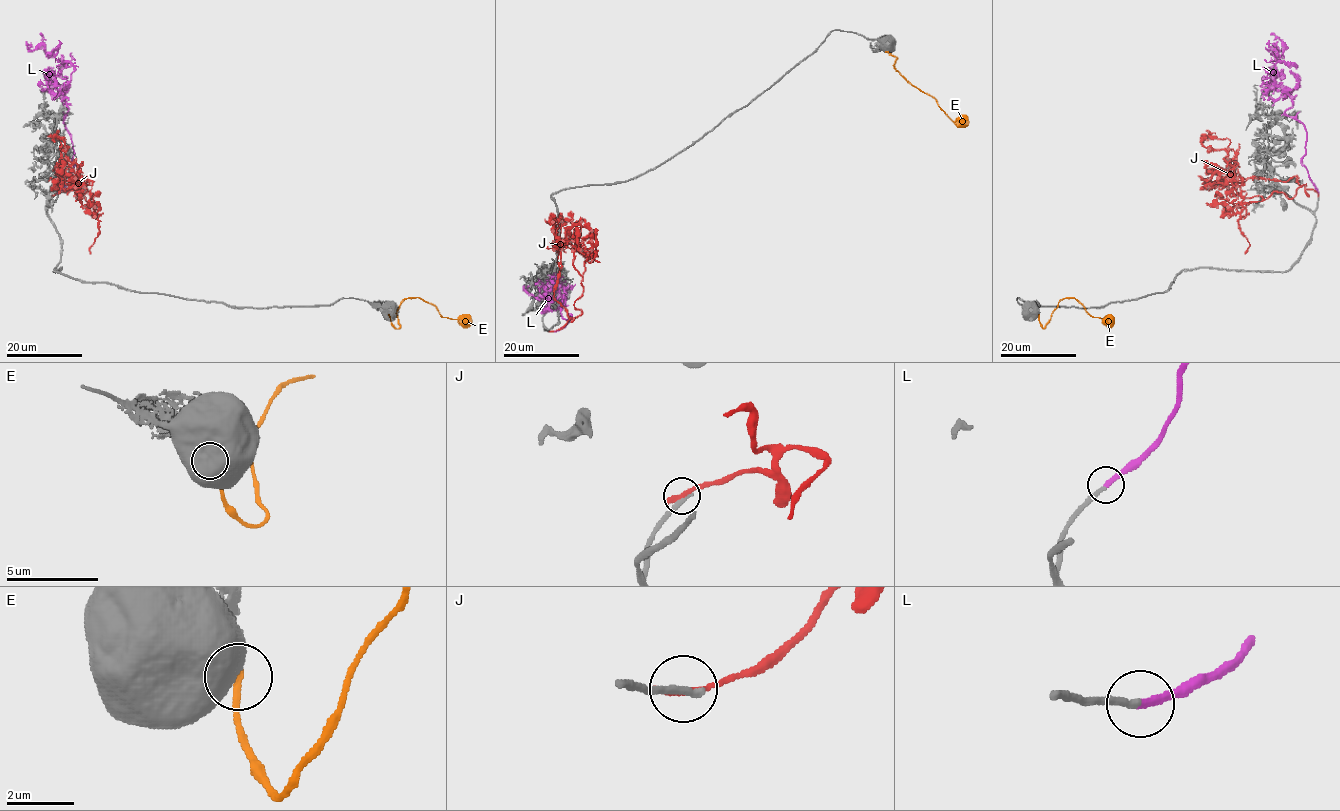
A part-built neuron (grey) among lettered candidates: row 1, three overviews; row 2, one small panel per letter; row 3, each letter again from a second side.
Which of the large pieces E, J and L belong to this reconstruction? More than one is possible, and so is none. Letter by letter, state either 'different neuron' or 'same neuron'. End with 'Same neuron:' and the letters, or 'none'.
E: different neuron
J: different neuron
L: same neuron
Same neuron: L

